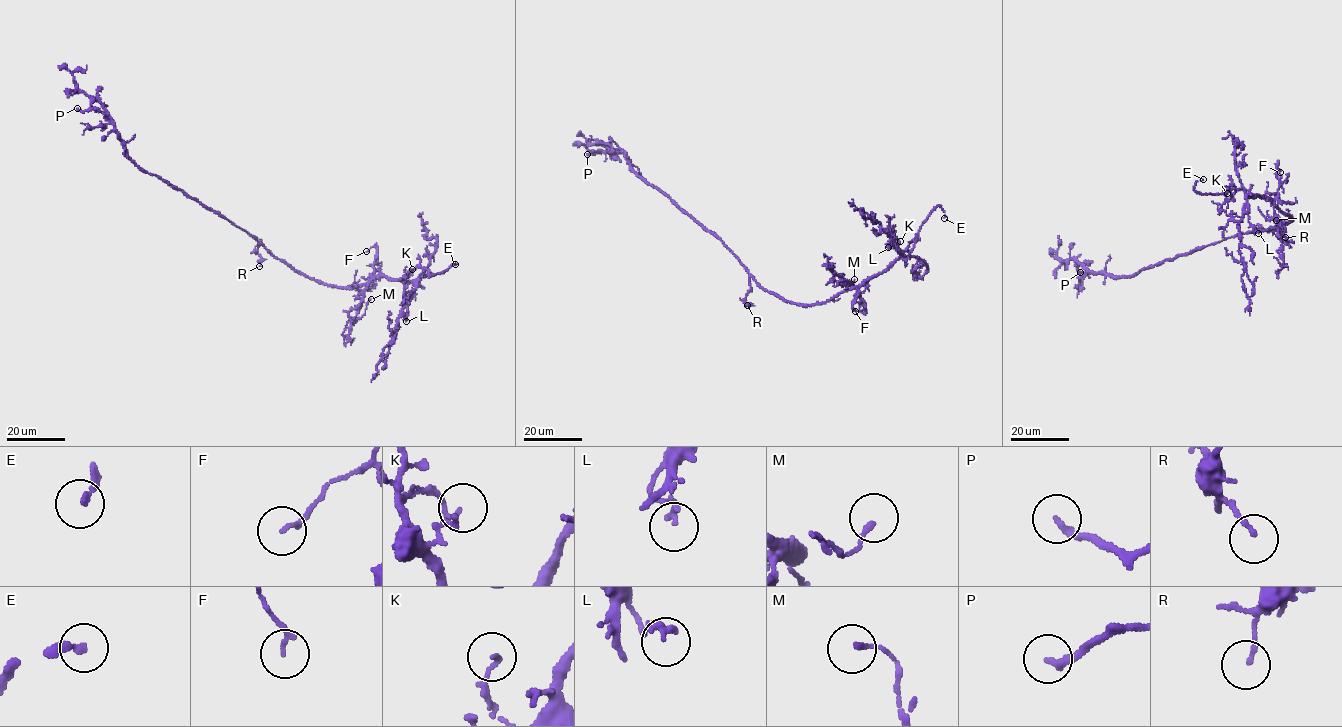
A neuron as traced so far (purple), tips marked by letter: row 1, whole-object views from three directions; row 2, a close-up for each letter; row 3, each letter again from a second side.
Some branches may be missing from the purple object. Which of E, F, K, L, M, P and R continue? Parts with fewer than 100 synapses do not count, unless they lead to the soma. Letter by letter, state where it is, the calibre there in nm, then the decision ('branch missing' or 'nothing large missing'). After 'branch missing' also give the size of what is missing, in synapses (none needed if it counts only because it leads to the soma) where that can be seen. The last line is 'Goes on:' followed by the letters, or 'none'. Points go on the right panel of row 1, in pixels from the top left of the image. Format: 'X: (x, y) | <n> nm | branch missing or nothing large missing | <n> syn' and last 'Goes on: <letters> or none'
E: (1203, 179) | 200 nm | branch missing
F: (1280, 172) | 120 nm | nothing large missing
K: (1227, 193) | 100 nm | nothing large missing
L: (1258, 233) | 200 nm | nothing large missing
M: (1276, 220) | 140 nm | nothing large missing
P: (1080, 272) | 200 nm | nothing large missing
R: (1285, 237) | 120 nm | nothing large missing
Goes on: E

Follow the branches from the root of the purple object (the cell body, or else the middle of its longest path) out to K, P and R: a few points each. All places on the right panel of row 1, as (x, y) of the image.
K: (1250, 232), (1285, 224), (1291, 215), (1263, 195), (1224, 190), (1231, 185), (1229, 200), (1227, 193)
P: (1250, 232), (1165, 260), (1134, 275), (1106, 275), (1080, 264), (1078, 265), (1080, 272)
R: (1250, 232), (1258, 227), (1279, 229), (1285, 237)

